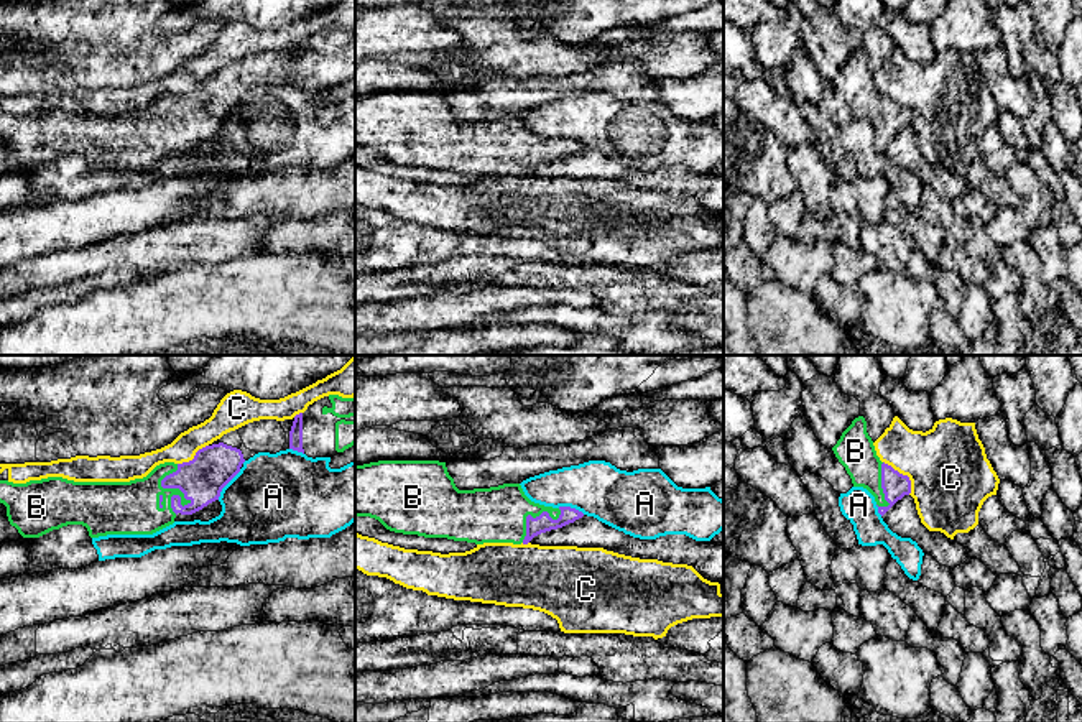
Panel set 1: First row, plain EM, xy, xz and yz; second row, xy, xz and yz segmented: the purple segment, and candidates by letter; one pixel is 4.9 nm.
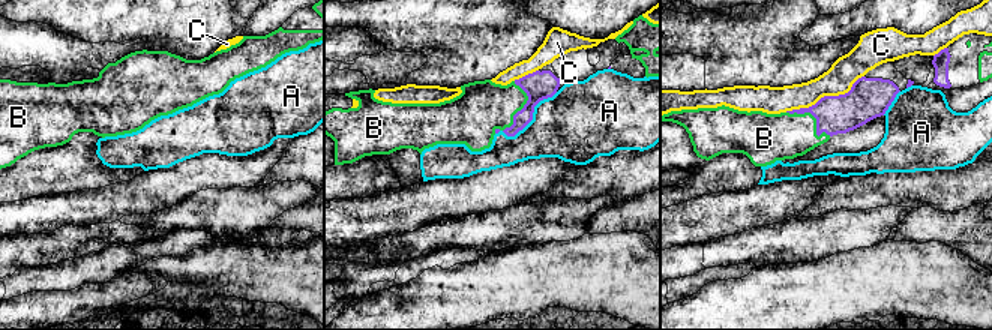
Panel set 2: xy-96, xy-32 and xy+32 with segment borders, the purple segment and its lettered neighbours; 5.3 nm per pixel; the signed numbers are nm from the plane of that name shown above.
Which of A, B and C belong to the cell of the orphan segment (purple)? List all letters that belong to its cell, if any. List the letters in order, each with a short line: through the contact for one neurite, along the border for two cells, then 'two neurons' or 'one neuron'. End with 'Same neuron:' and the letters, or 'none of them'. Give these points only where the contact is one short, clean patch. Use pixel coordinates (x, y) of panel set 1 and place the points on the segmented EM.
A: two neurons
B: one neuron
C: two neurons
Same neuron: B

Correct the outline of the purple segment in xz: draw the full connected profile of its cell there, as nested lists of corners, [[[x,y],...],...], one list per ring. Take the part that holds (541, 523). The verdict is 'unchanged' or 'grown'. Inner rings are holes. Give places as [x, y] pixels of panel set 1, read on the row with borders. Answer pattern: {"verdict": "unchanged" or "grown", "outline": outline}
{"verdict": "grown", "outline": [[[378,461],[355,465],[355,516],[375,518],[403,535],[528,544],[584,513],[534,503],[520,484],[459,490],[446,462]]]}

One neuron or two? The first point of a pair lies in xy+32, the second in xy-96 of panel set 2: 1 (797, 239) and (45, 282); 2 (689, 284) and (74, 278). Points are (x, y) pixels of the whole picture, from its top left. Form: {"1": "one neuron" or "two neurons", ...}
{"1": "two neurons", "2": "one neuron"}

